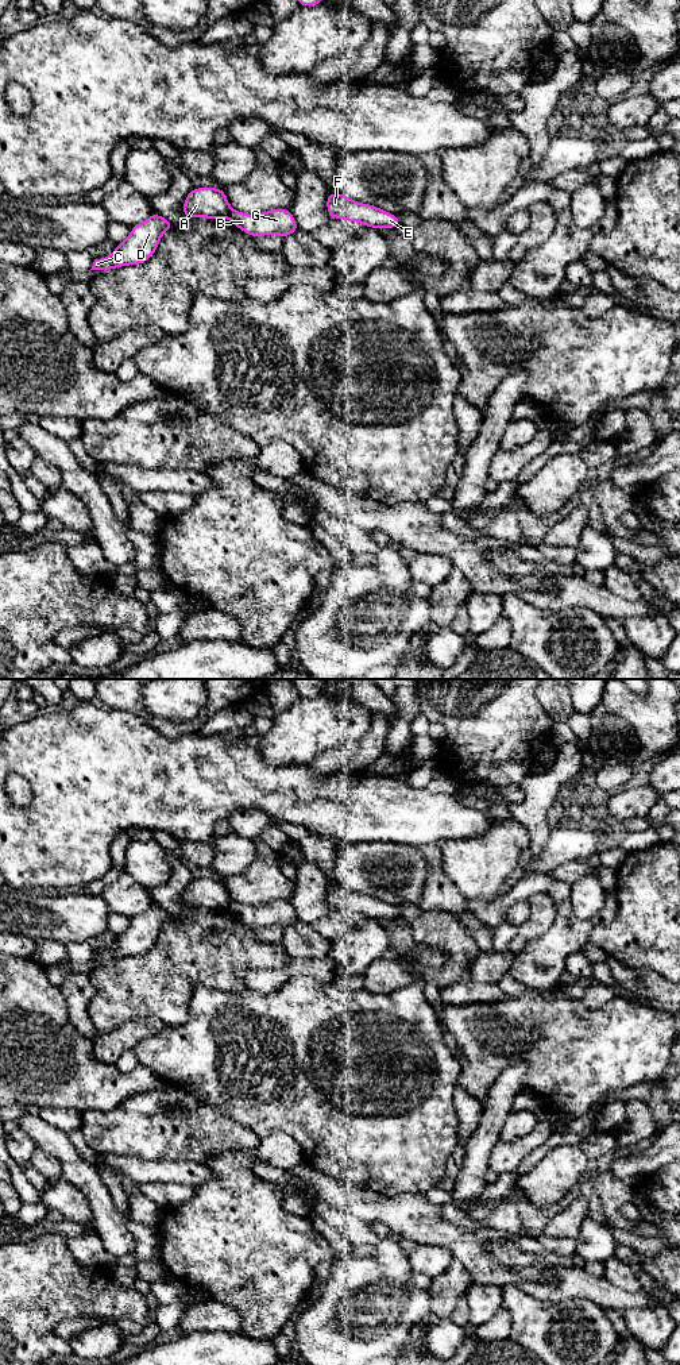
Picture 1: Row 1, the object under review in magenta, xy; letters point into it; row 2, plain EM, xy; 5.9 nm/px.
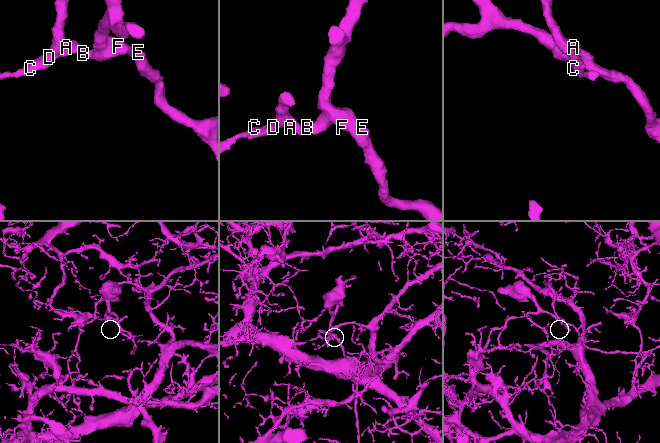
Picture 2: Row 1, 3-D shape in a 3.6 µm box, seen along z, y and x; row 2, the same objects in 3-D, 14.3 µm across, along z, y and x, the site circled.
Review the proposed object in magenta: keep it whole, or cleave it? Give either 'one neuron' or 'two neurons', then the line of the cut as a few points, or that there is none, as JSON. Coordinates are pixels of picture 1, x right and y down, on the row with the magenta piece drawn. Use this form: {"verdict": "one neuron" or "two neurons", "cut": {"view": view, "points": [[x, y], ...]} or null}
{"verdict": "two neurons", "cut": {"view": "xy", "points": [[232, 209], [227, 216]]}}

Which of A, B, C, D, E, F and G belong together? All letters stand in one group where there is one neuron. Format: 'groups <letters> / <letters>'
groups A C D / B E F G

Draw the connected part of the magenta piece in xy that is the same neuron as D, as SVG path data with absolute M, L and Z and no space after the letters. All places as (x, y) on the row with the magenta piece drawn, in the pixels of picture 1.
M151 213L147 220L131 227L130 236L117 243L116 250L109 257L94 259L90 270L113 270L146 262L155 254L162 234L173 227L173 221Z

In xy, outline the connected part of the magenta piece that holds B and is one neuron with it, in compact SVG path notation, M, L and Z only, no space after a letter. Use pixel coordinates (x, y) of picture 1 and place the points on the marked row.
M275 208L258 215L247 215L232 209L228 217L235 227L252 238L281 235L285 239L300 231L291 211L283 208Z

